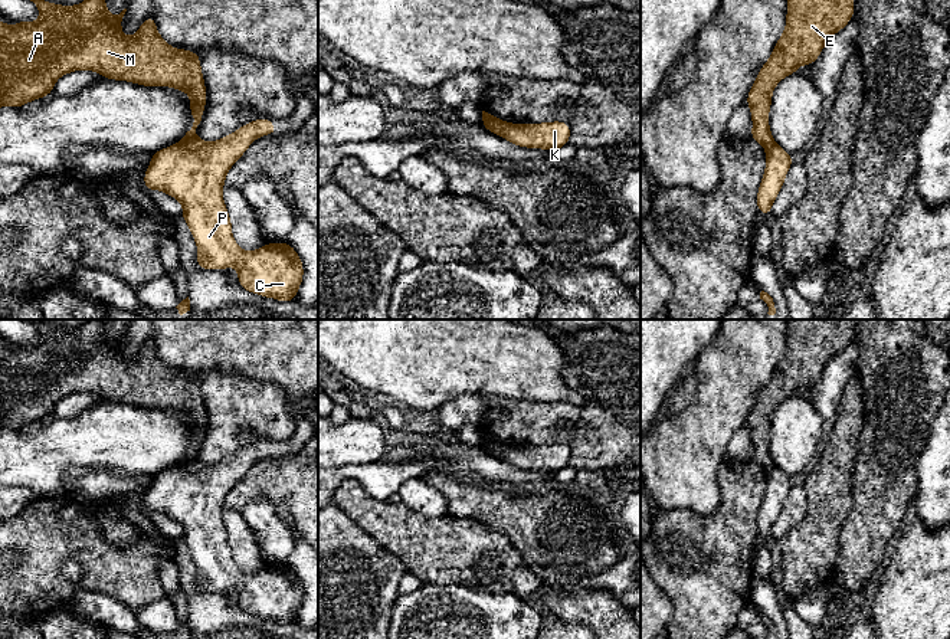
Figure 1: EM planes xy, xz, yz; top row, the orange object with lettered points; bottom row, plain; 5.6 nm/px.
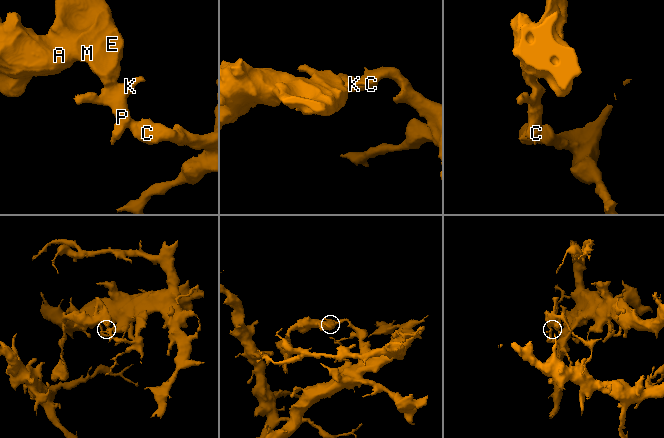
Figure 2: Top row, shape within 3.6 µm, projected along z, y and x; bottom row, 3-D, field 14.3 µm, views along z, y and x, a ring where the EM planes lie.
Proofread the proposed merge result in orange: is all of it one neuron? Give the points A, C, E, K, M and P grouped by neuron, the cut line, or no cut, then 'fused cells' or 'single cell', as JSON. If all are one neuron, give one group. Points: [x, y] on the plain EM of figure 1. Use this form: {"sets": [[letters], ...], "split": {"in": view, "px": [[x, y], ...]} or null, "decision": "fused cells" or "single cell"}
{"sets": [["A", "E", "M"], ["C", "K", "P"]], "split": {"in": "xz", "px": [[482, 445], [494, 448], [510, 446]]}, "decision": "fused cells"}

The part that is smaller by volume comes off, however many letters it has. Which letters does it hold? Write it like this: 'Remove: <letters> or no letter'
Remove: A, E, M

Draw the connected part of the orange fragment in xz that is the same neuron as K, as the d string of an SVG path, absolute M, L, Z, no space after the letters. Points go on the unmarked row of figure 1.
M561 443L541 446L510 446L497 449L482 446L489 455L501 458L511 466L527 471L556 473L570 463L570 448Z

